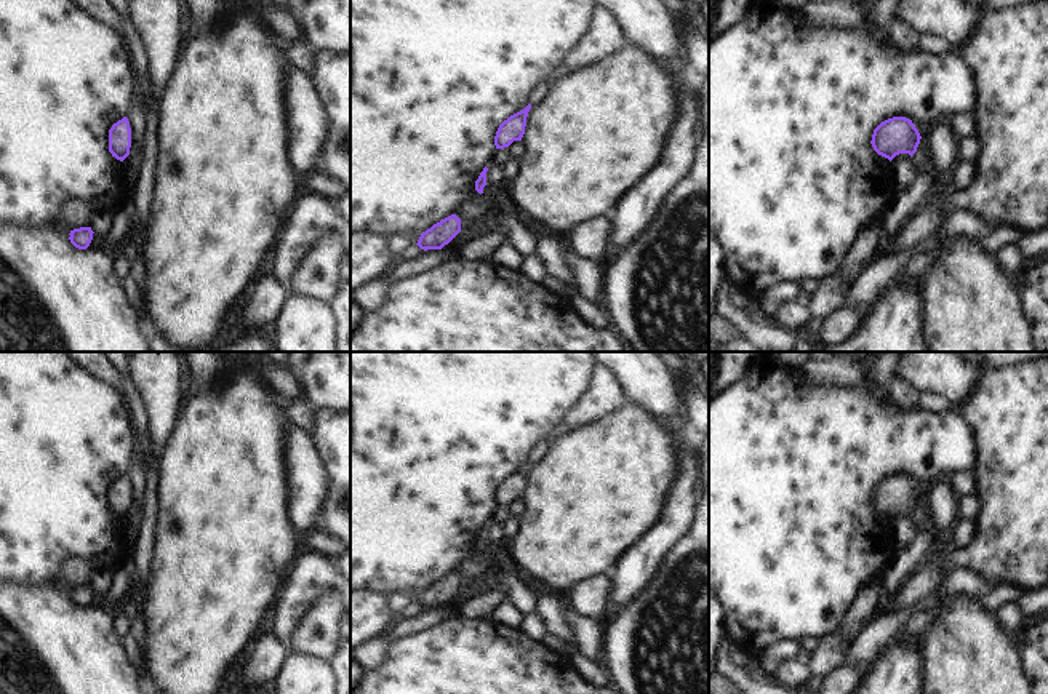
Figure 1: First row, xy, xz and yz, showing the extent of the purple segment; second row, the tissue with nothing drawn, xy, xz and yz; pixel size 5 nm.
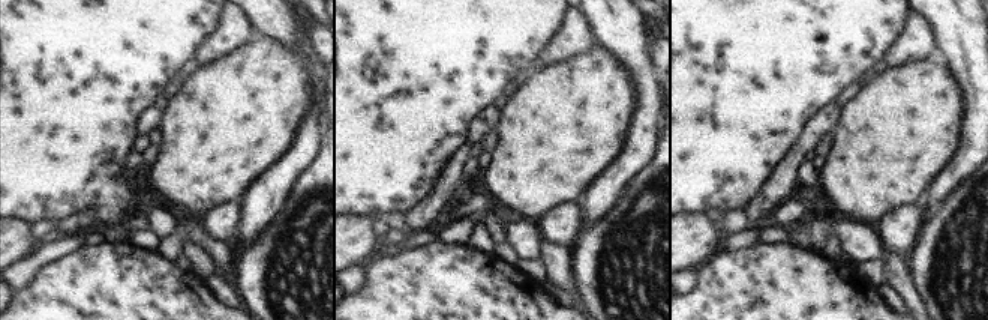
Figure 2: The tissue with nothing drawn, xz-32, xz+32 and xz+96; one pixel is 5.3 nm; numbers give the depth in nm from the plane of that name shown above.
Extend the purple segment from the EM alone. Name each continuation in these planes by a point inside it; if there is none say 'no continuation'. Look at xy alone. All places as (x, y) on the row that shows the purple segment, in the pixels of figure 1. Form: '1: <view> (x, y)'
no continuation

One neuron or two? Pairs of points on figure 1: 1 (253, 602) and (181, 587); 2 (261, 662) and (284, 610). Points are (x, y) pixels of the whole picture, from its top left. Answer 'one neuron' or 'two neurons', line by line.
1: one neuron
2: two neurons

